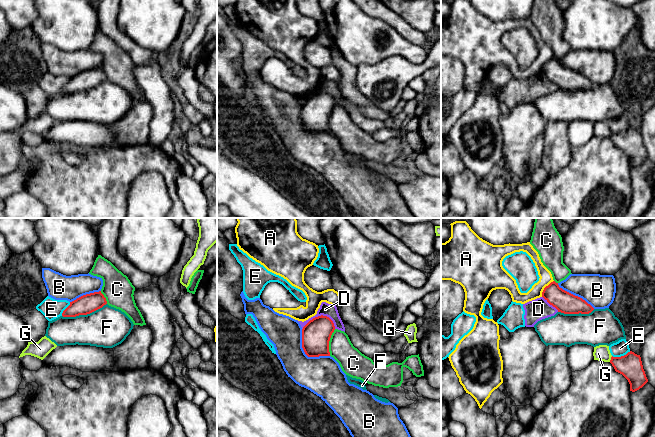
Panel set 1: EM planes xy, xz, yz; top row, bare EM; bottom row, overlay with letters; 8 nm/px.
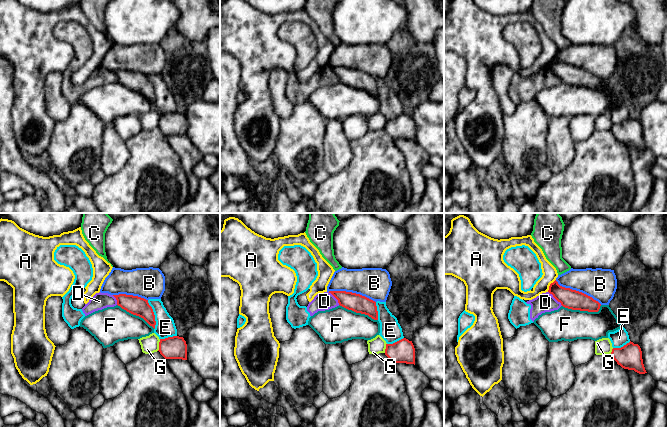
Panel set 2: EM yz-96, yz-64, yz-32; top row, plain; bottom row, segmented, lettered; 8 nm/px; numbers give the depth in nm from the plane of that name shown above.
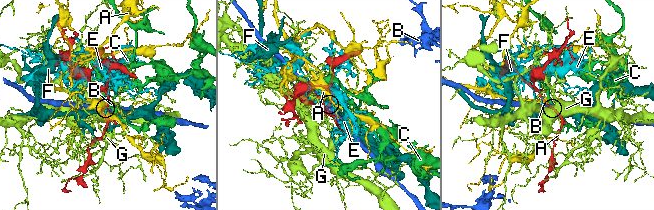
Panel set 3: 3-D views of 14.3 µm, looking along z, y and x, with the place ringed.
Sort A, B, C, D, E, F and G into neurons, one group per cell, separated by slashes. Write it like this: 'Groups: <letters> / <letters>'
Groups: A / B C / D E / F / G

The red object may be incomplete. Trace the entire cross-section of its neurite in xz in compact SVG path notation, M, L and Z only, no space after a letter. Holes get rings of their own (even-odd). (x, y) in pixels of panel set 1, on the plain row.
M327 92L310 96L302 105L302 124L308 133L330 132L329 117L335 106Z

